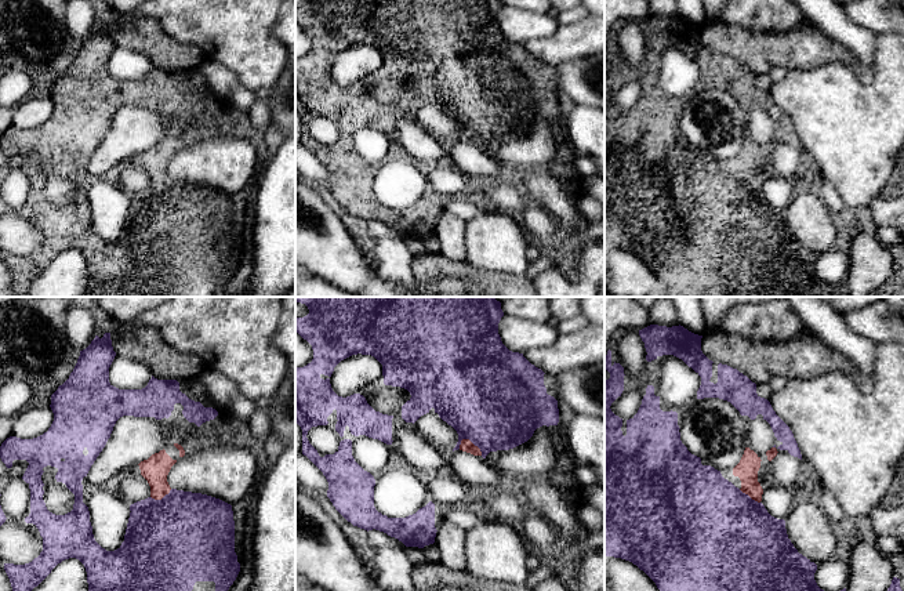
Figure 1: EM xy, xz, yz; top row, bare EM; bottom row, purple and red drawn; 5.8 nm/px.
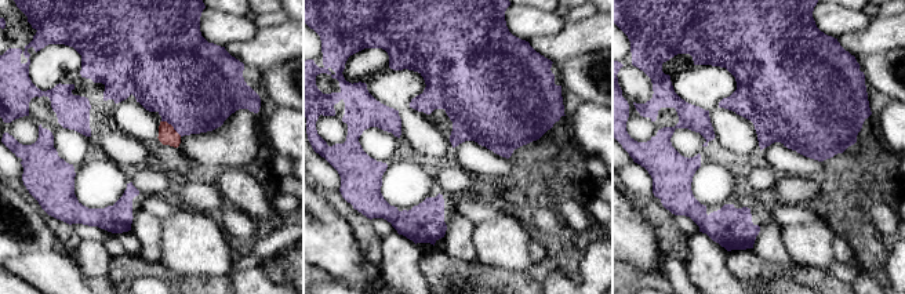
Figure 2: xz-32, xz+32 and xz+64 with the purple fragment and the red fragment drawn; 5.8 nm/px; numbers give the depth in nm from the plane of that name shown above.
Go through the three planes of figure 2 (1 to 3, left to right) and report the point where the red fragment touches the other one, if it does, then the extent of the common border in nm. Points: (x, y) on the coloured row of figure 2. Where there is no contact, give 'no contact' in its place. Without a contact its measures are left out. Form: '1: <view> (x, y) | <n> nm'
1: xz-32 (171, 124) | 150 nm
2: no contact
3: no contact

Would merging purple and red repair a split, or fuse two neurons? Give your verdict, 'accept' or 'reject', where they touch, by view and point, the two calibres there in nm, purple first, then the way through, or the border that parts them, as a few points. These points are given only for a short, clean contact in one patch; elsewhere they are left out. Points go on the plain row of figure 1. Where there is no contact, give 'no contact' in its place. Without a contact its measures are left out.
accept; contact xz (472, 133); calibres 500 and 70 nm

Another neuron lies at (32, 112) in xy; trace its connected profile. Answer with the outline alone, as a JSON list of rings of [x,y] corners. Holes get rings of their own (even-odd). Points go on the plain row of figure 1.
[[[26,97],[14,106],[12,126],[21,130],[33,130],[48,122],[54,112],[50,97]]]

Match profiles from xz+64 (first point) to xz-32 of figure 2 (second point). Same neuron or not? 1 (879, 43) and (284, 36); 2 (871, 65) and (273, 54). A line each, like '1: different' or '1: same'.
1: same
2: different

